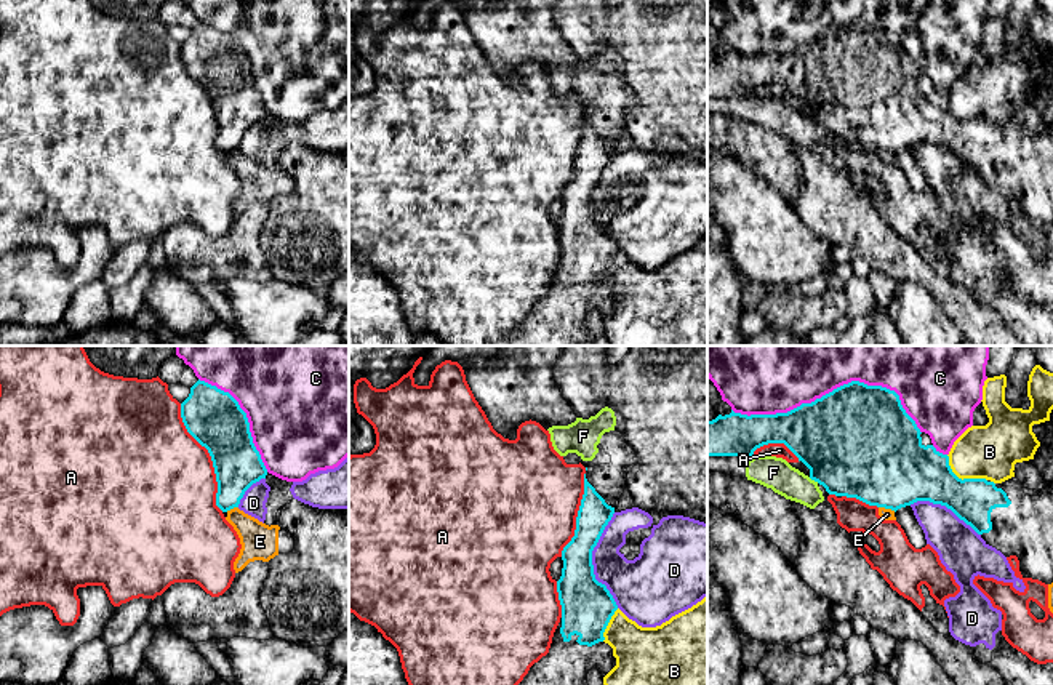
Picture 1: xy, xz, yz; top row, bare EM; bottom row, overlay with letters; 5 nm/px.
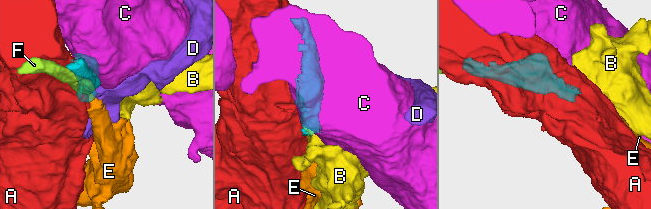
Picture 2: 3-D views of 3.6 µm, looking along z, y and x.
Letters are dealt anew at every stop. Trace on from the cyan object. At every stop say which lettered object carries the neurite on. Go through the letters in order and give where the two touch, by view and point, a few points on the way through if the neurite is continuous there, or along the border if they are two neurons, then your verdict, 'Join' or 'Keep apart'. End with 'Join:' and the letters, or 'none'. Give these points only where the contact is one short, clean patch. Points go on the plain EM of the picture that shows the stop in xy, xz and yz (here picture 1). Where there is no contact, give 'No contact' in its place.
A: Touches cyan at xy (212, 100). Keep apart
B: Touches cyan at yz (960, 120). Boundary: yz (946, 96), (949, 109), (959, 119), (986, 122). Keep apart
C: Touches cyan at yz (834, 31). Keep apart
D: Touches cyan at xz (591, 202). Keep apart
E: Touches cyan at yz (887, 149). Boundary: yz (879, 148), (895, 152). Keep apart
F: Touches cyan at yz (813, 120). Keep apart
Join: none

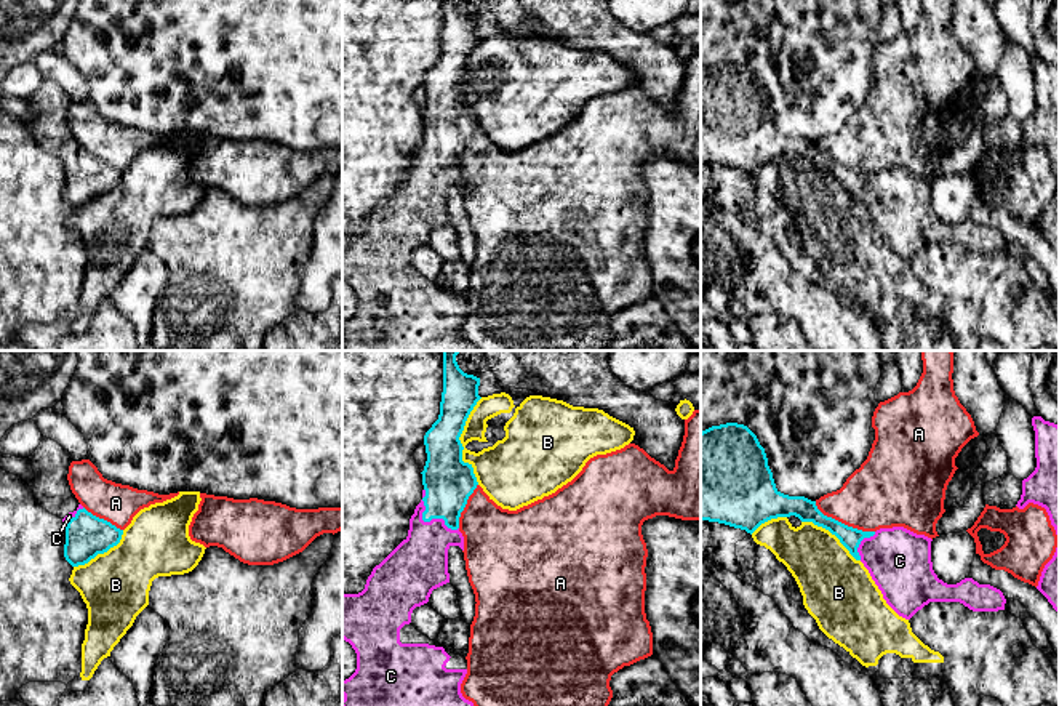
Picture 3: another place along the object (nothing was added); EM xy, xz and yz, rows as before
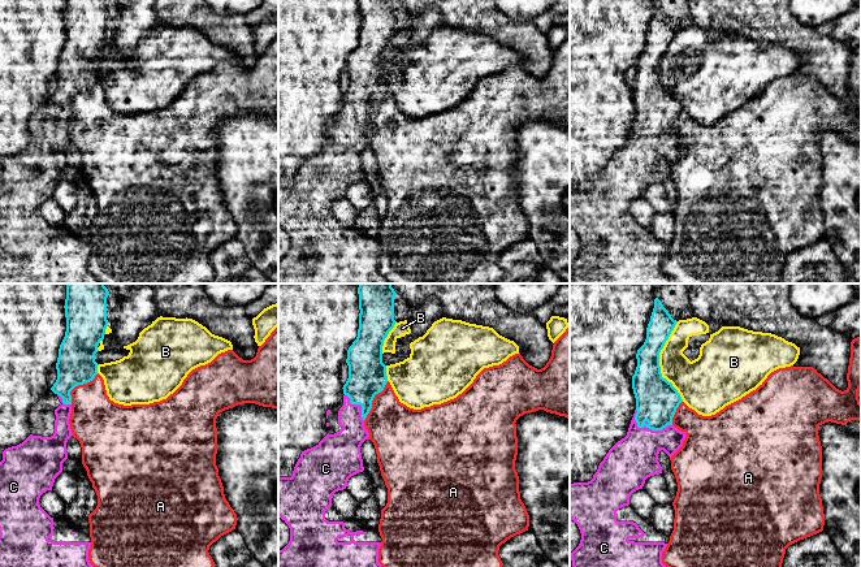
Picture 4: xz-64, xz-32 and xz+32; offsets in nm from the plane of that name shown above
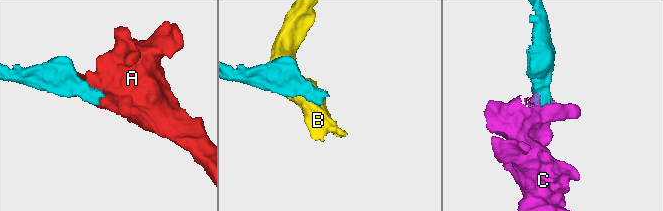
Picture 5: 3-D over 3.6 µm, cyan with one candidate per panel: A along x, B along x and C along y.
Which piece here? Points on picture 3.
A: Touches cyan at yz (843, 165). Boundary: yz (815, 143), (824, 156), (848, 167), (874, 173). Keep apart
B: Touches cyan at xz (459, 84). Keep apart
C: Touches cyan at xz (426, 162). Join
Join: C

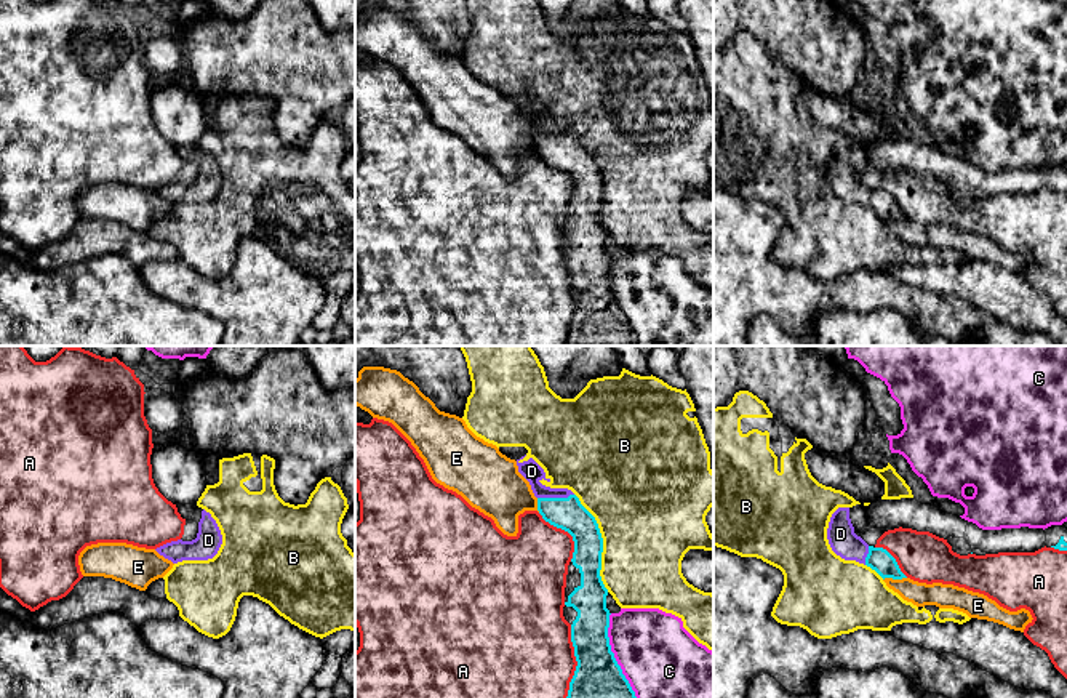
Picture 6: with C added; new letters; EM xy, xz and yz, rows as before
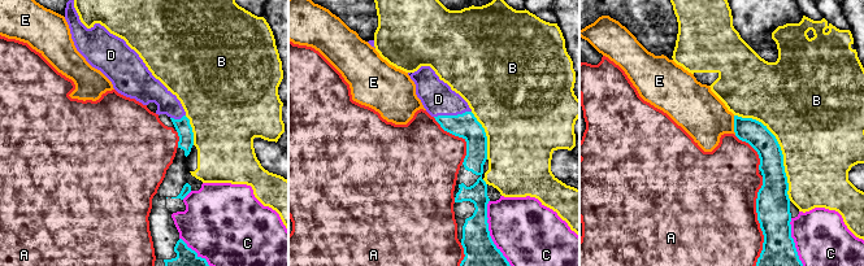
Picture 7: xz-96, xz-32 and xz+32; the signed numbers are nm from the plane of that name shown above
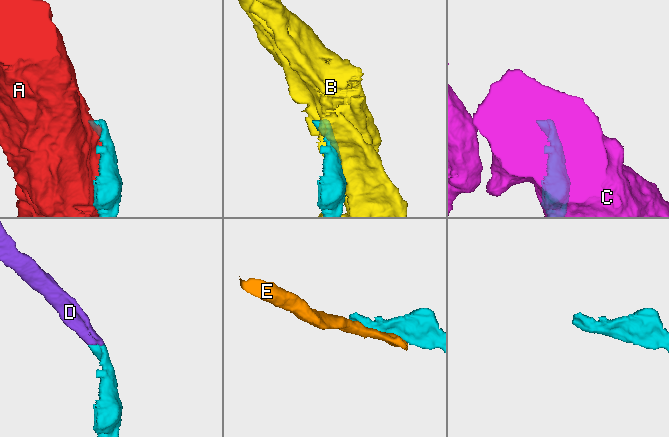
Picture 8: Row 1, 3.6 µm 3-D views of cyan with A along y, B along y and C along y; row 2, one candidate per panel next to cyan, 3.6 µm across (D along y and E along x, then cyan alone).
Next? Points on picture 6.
A: Touches cyan at xz (578, 306). Keep apart
B: Touches cyan at xz (602, 184). Keep apart
C: Touches cyan at xz (615, 300). Keep apart
D: Touches cyan at xz (555, 140). Path across: xz (568, 156), (555, 140), (535, 125), (531, 112). Join
E: Touches cyan at yz (895, 220). Keep apart
Join: D

